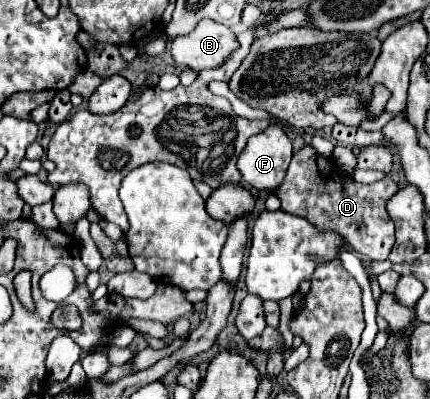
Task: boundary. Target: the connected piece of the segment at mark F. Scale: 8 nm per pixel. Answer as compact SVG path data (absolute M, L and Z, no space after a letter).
M270 125L266 131L248 139L240 159L238 171L250 187L278 189L292 157L292 143L280 125Z

